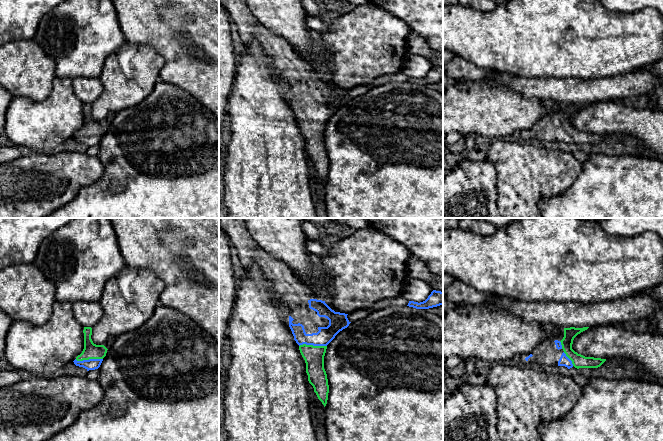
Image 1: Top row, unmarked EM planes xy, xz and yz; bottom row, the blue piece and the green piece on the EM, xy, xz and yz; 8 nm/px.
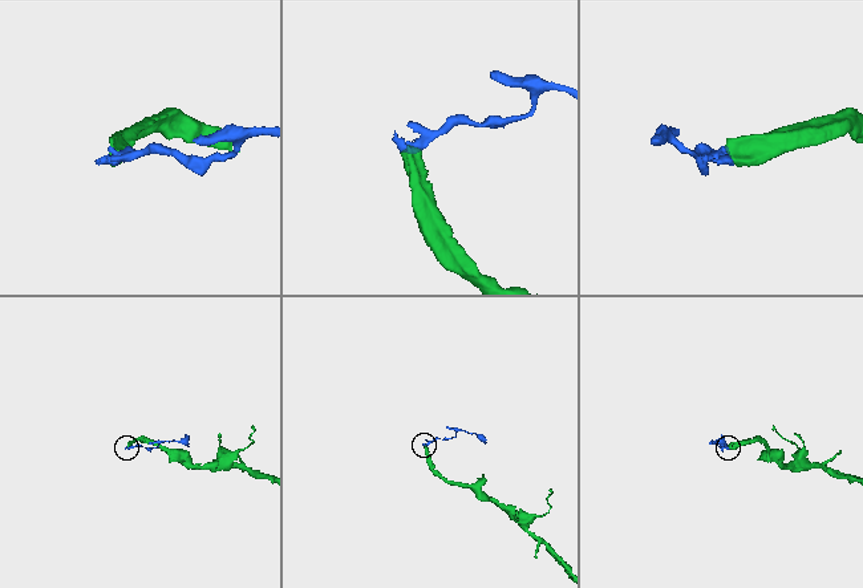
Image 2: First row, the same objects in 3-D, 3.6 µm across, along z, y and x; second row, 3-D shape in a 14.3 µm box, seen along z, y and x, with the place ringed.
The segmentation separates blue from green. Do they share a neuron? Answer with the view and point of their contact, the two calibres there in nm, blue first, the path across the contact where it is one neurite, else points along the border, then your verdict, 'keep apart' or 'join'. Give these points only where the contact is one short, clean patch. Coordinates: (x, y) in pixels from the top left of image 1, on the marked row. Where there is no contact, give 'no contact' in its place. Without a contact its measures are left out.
xz (312, 344) | 140/160 nm | across xz (325, 335), (318, 342), (312, 344), (313, 355) | join

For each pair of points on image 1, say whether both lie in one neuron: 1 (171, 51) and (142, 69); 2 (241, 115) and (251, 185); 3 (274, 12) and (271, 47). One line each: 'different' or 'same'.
1: different
2: same
3: different

